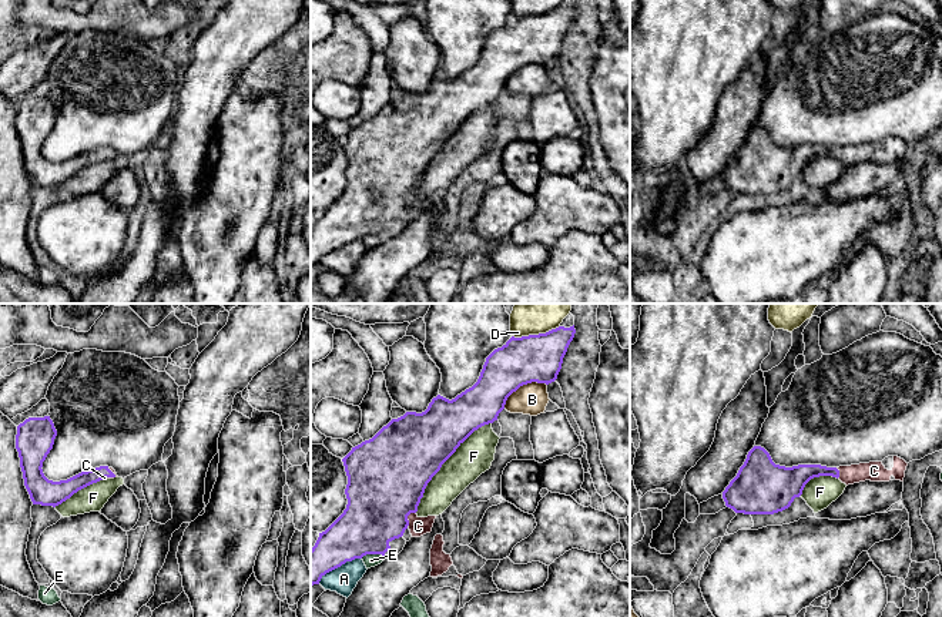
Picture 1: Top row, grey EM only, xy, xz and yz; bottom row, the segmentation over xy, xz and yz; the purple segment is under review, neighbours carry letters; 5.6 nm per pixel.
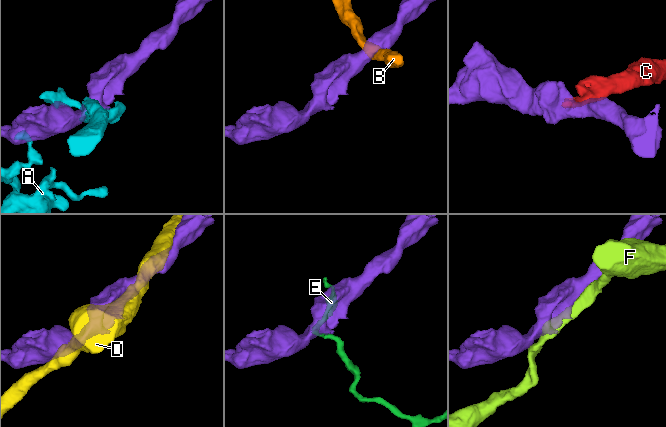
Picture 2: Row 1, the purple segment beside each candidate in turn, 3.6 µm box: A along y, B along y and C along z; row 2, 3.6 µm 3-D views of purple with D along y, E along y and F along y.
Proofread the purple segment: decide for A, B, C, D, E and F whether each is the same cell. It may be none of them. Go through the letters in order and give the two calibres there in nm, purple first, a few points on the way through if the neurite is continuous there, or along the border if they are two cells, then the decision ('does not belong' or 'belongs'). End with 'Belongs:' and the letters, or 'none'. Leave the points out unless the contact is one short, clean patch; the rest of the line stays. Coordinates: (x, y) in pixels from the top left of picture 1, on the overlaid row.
A: 300 nm thick on the purple side, 150 nm on the other; does not belong
B: 280 nm thick on the purple side, 180 nm on the other; border along xz (546, 384), (528, 382), (520, 385), (508, 398), (503, 408); does not belong
C: 440 nm thick on the purple side, 110 nm on the other; runs through xz (386, 479), (389, 500), (406, 517), (418, 526); belongs
D: 280 nm thick on the purple side, 300 nm on the other; does not belong
E: 360 nm thick on the purple side, 80 nm on the other; border along xz (384, 555), (364, 555), (361, 557); does not belong
F: 400 nm thick on the purple side, 200 nm on the other; does not belong
Belongs: C

